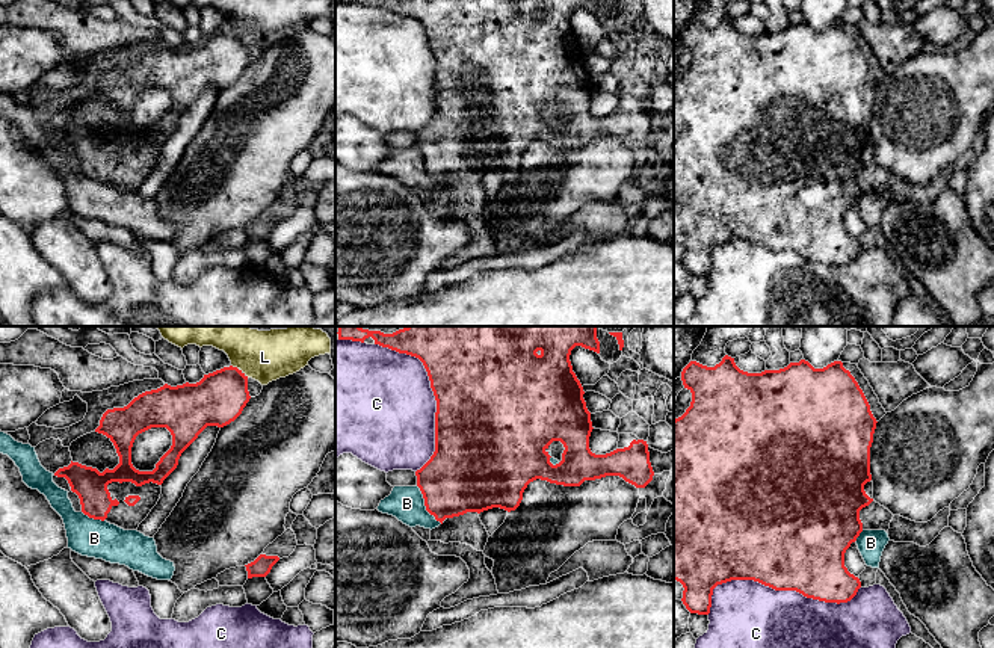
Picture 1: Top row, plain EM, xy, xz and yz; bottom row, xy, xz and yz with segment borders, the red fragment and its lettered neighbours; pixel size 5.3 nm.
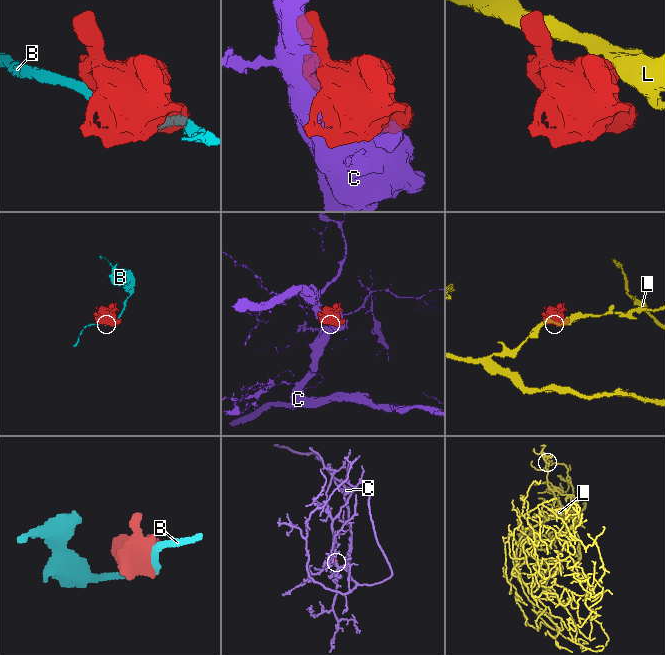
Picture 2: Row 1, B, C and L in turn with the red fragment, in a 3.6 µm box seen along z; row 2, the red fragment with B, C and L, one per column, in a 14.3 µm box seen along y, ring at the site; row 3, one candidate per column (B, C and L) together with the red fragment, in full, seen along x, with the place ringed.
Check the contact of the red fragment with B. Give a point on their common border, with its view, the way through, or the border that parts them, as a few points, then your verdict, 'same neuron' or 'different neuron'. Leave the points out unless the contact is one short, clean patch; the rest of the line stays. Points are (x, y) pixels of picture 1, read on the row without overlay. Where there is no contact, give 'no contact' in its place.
meets red in xz at (425, 166); different neuron

